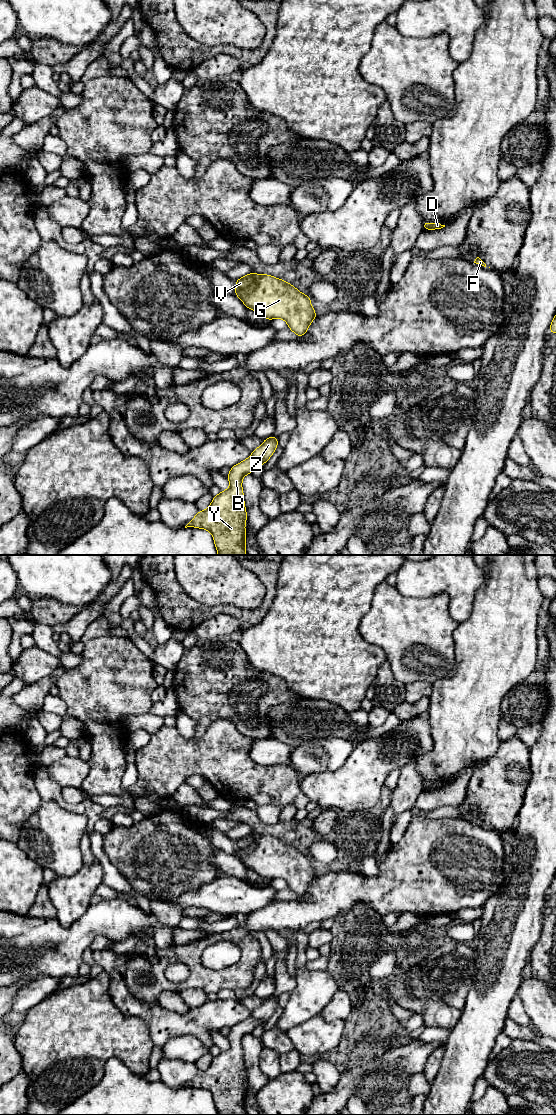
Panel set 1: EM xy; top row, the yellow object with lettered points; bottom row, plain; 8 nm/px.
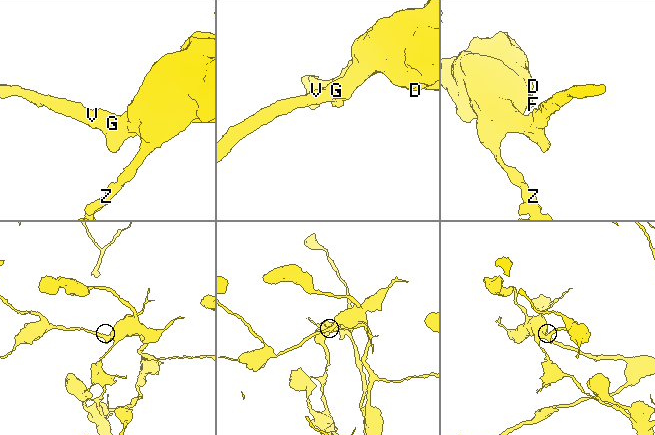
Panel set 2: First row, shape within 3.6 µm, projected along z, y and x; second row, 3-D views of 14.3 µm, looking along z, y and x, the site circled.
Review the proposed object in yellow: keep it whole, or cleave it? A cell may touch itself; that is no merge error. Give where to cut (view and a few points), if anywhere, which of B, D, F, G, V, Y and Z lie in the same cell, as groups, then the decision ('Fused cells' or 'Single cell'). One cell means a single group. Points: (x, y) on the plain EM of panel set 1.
Split along xy (251, 1016), (263, 1023). Groups: B Y / D F G V Z. Fused cells

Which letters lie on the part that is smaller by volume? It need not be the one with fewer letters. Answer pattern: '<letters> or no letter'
B, Y

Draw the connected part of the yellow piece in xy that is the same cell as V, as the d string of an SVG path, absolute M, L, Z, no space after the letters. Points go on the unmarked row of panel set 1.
M251 832L235 841L236 849L234 854L239 857L243 864L254 870L260 876L267 880L281 878L286 881L288 888L293 891L298 898L305 895L309 885L317 877L314 868L311 865L311 857L302 854L292 844L285 840L278 839L268 834L256 834Z

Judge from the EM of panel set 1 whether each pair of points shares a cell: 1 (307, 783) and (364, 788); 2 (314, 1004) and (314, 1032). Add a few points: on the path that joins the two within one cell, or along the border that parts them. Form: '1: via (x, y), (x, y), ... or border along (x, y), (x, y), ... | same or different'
1: via (321, 787), (350, 788) | same
2: border along (319, 1013), (293, 1027) | different

